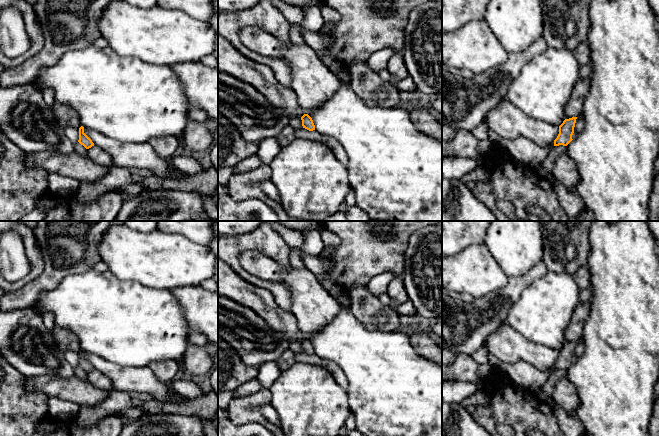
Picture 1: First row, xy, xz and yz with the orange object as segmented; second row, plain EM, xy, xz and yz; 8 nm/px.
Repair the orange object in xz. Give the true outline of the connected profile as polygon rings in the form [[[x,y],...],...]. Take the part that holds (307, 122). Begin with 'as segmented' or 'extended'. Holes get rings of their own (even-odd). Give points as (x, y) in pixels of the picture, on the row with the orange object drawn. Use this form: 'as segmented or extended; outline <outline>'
as segmented; outline [[[304,114],[301,117],[301,120],[302,120],[303,128],[305,128],[305,129],[307,129],[309,131],[315,130],[315,125],[313,123],[313,120],[312,120],[312,118],[308,114]]]

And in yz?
as segmented; outline [[[572,117],[563,121],[559,126],[559,134],[554,140],[554,146],[567,146],[573,140],[572,135],[574,133],[576,119],[577,117]]]

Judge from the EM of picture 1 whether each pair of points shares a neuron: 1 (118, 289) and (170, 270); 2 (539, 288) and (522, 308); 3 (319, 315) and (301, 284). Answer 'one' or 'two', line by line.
1: two
2: one
3: one

